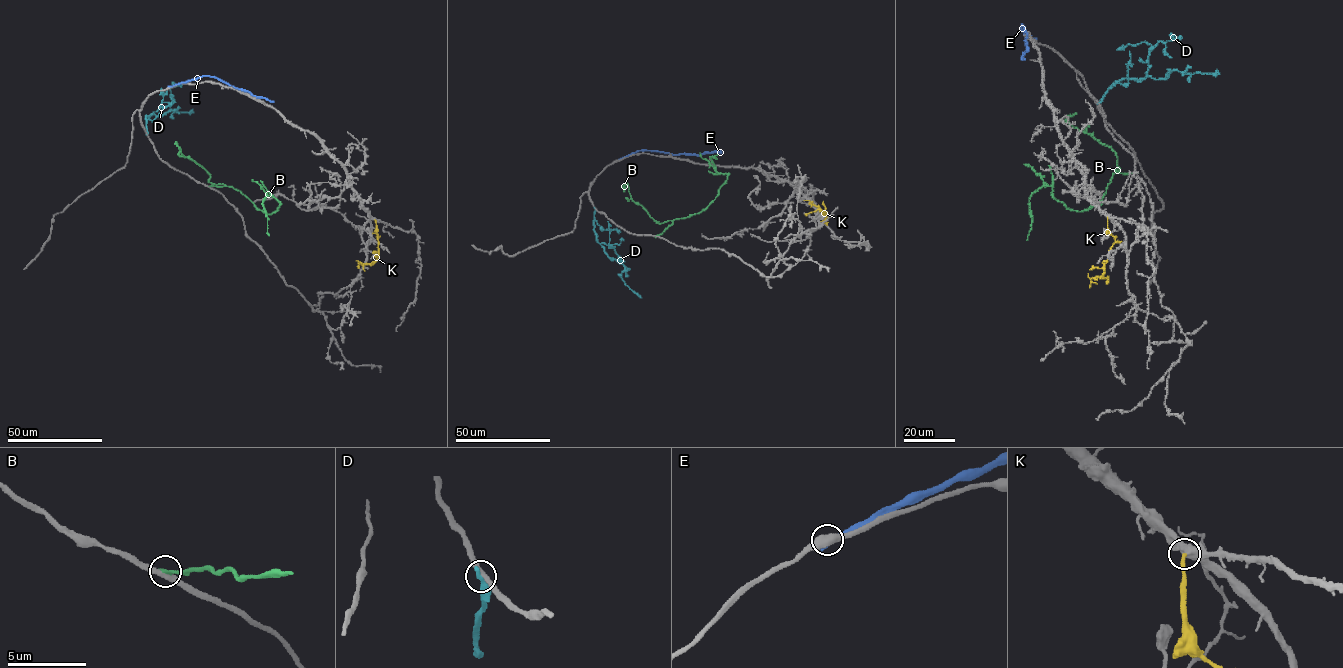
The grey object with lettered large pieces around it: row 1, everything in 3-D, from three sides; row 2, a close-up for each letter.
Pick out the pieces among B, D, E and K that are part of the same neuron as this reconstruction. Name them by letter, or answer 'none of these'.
K

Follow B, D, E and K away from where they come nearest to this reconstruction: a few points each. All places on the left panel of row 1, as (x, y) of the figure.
B: (208, 186), (232, 187), (258, 209), (270, 214), (279, 207), (276, 200), (267, 196), (262, 203), (269, 235)
D: (146, 134), (146, 115), (161, 116), (175, 109), (173, 112), (193, 112)
E: (168, 87), (212, 76), (273, 102)
K: (374, 219), (377, 259), (370, 264), (356, 260)

